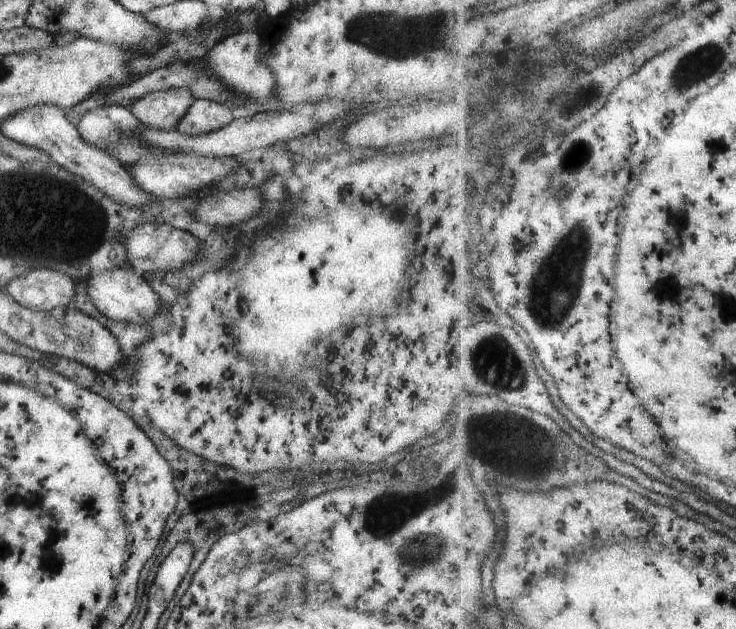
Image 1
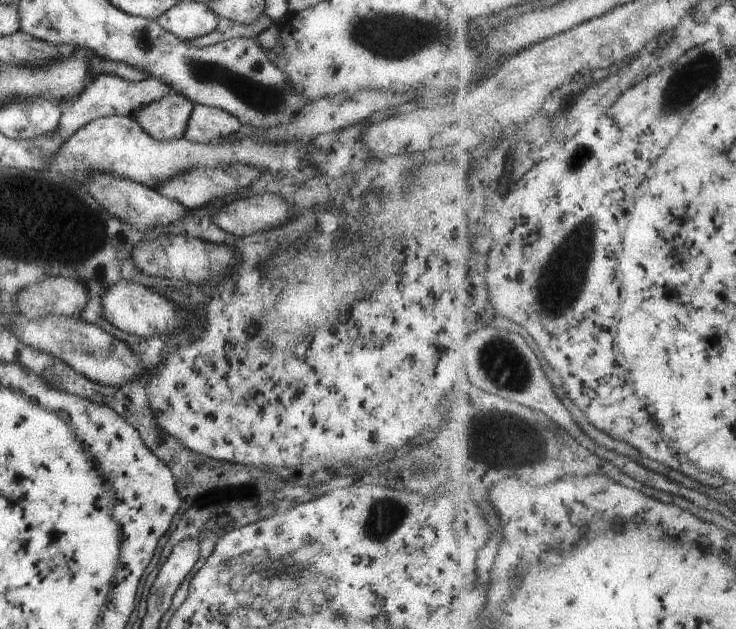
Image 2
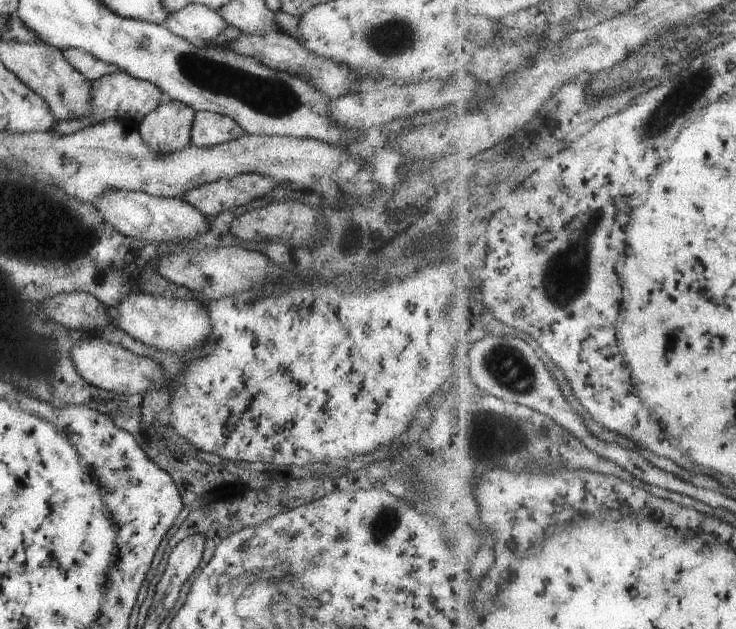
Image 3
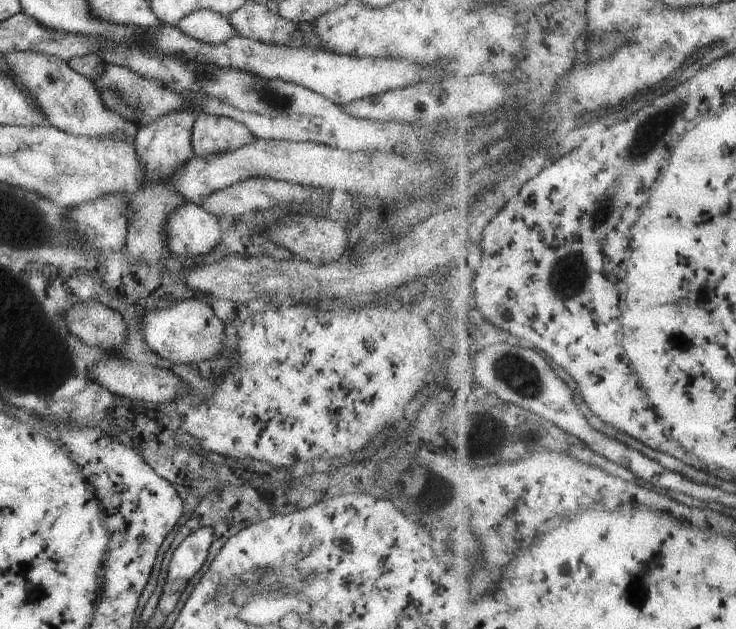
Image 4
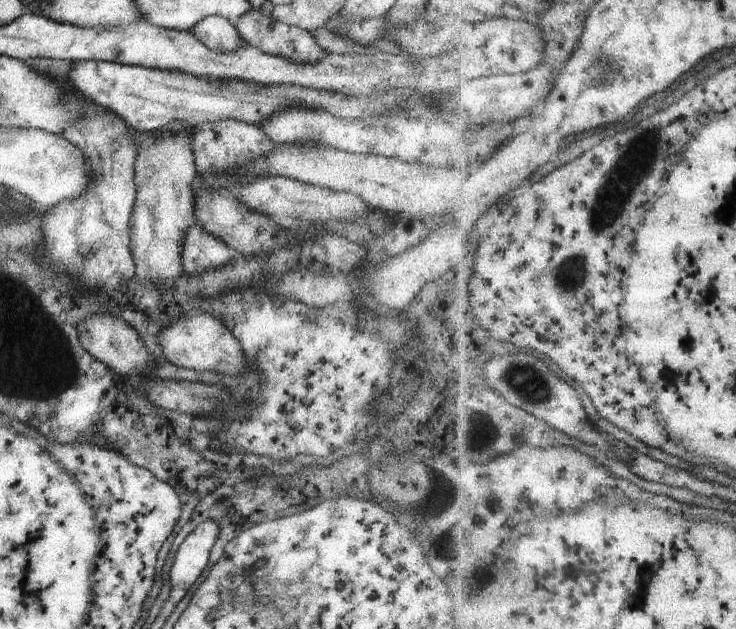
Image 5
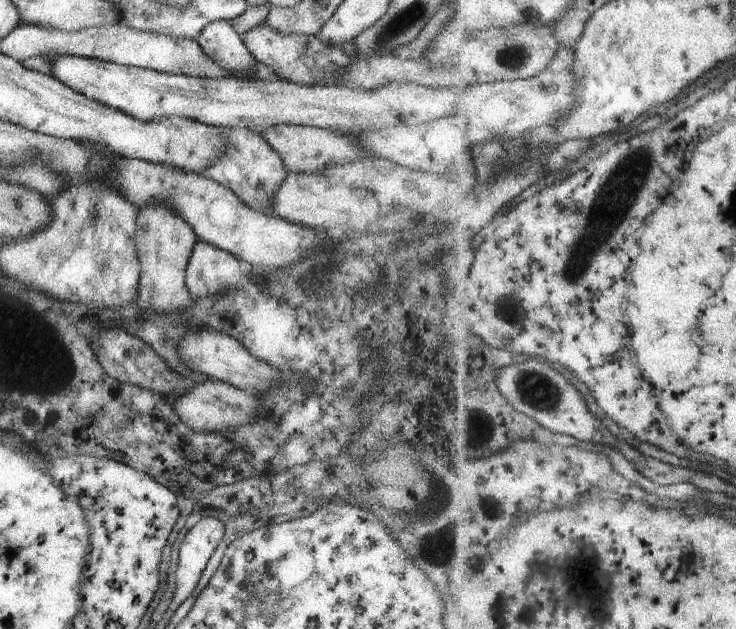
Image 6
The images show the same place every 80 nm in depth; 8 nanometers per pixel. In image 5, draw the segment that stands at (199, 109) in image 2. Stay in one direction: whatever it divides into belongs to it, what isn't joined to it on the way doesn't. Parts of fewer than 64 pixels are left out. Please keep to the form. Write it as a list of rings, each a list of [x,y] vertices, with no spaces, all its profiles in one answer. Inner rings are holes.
[[[223,119],[214,123],[199,123],[194,126],[192,138],[194,165],[199,175],[205,175],[207,170],[217,169],[229,173],[251,158],[267,155],[274,147],[274,142],[268,139],[261,129],[232,119]]]

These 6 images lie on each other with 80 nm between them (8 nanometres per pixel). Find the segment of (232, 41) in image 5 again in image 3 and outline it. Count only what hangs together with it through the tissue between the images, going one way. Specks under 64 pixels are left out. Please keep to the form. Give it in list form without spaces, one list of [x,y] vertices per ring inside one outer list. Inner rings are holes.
[[[195,3],[169,13],[163,24],[171,34],[199,45],[213,40],[227,25],[215,9]]]

